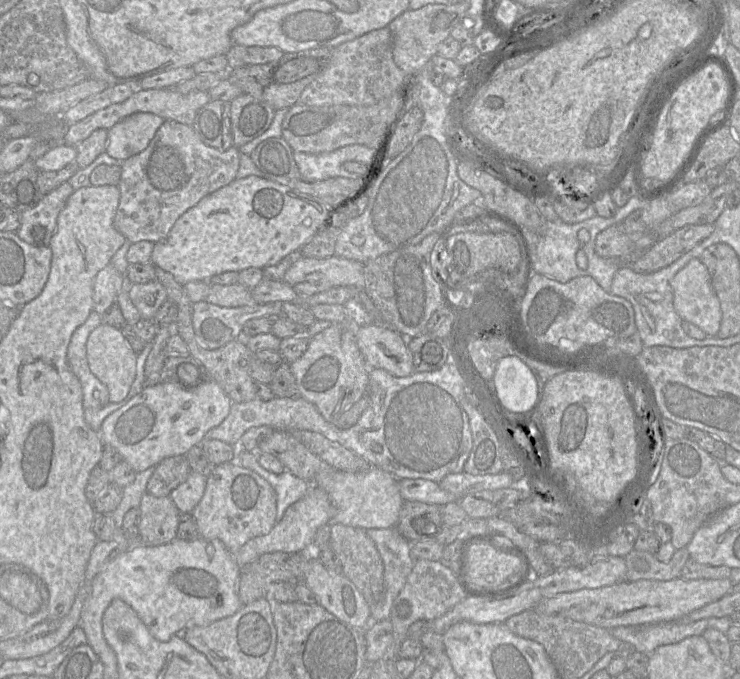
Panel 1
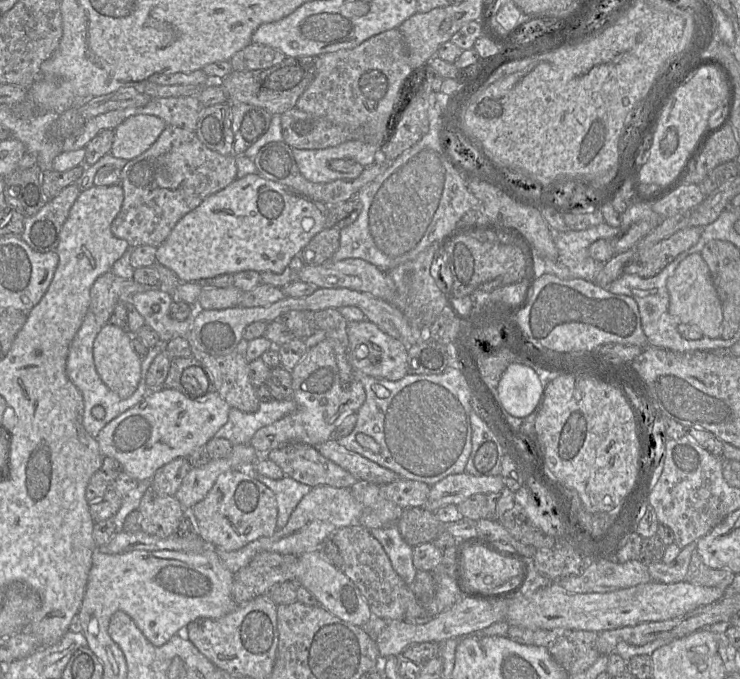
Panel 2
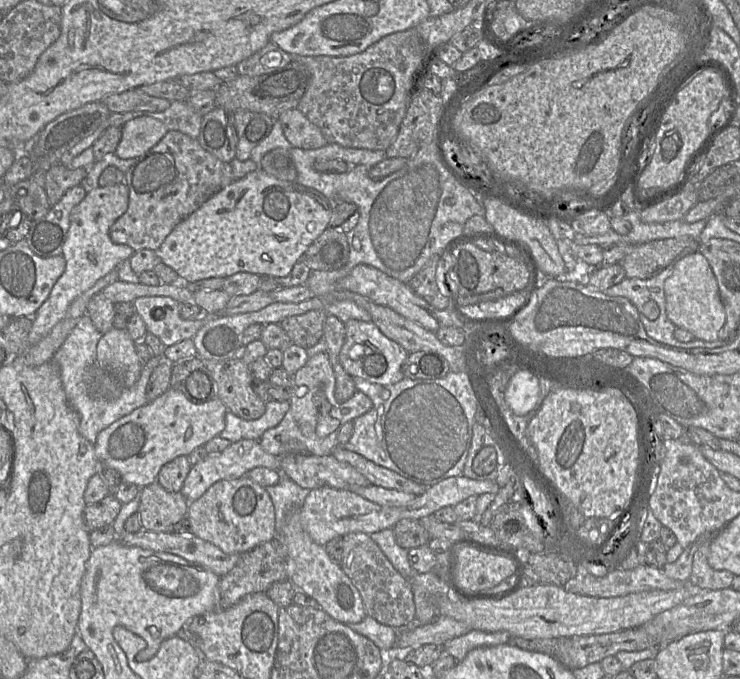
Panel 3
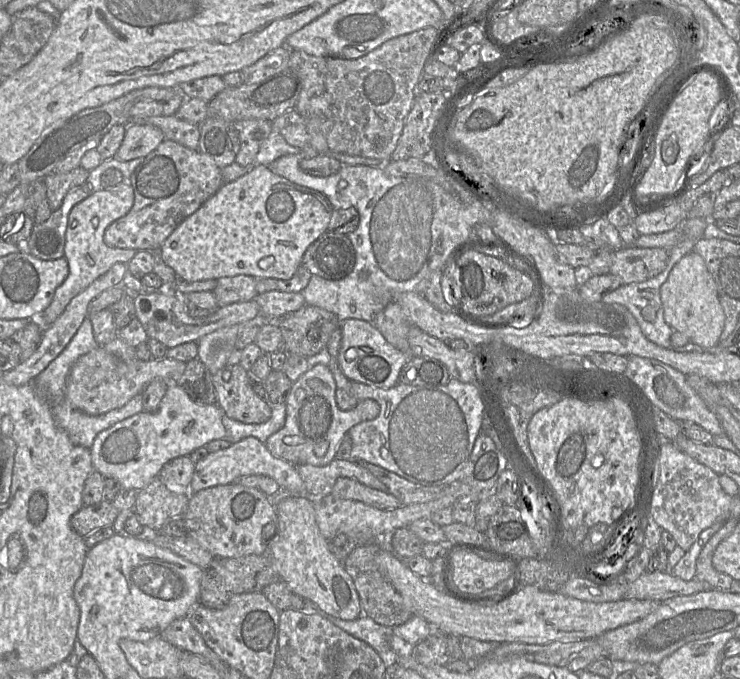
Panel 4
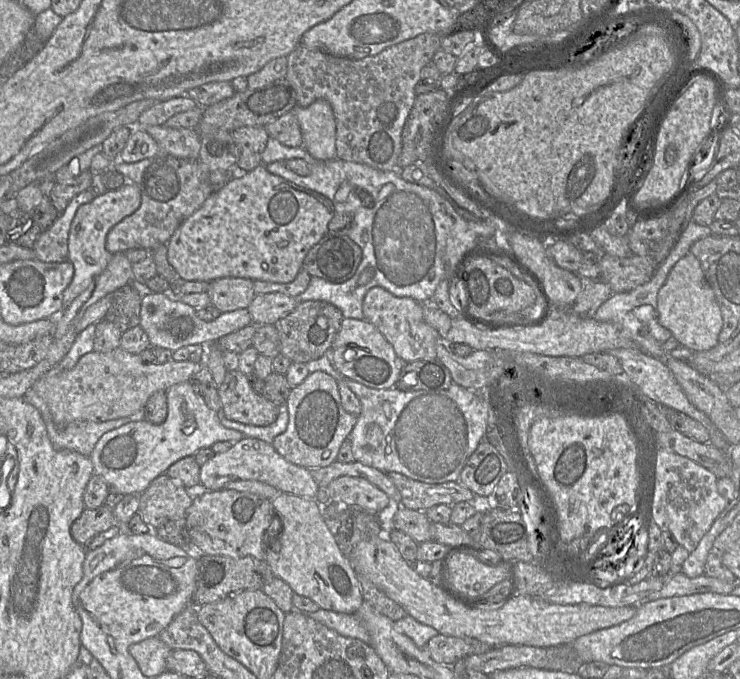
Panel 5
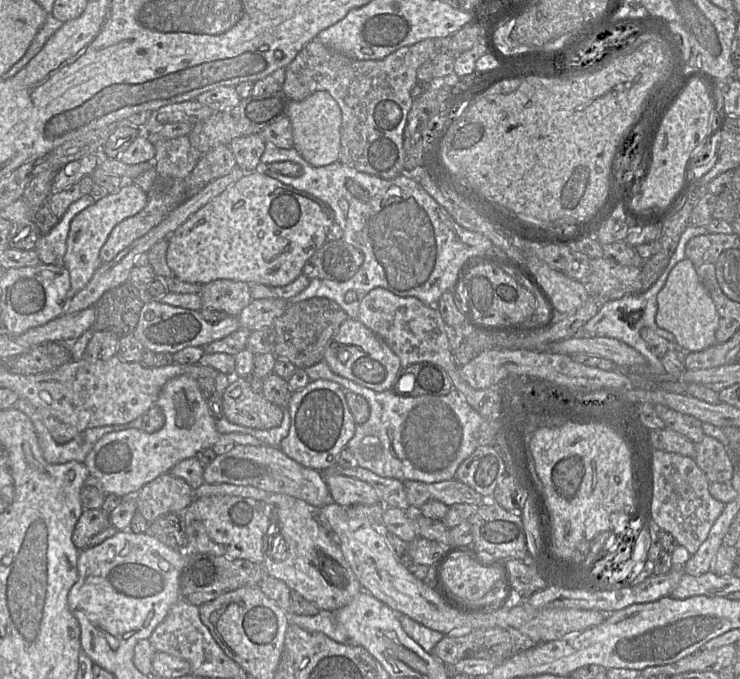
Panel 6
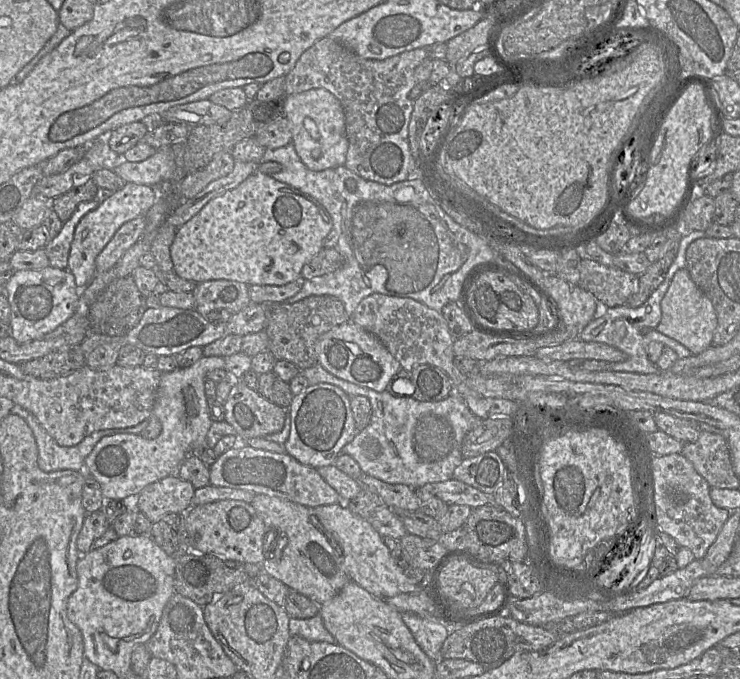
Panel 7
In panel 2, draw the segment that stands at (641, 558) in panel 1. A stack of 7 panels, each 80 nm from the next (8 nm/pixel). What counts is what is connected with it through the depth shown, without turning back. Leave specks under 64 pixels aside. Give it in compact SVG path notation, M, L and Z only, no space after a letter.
M697 541L681 549L678 556L670 563L654 562L647 564L651 581L671 584L685 581L691 561L691 555L696 549Z

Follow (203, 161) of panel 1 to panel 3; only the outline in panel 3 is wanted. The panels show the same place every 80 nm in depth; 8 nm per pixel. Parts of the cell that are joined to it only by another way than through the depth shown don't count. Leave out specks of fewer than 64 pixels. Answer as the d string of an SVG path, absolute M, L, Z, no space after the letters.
M169 130L148 152L132 159L137 161L125 173L125 184L129 188L128 208L110 227L109 235L114 243L128 245L134 251L141 249L157 251L165 238L182 220L234 181L230 163L219 160L203 149L197 139L179 131Z

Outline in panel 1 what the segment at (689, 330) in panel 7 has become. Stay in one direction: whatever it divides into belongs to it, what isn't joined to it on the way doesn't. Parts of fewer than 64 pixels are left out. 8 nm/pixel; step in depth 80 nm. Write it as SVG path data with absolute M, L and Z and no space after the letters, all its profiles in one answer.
M691 259L672 278L671 287L679 316L697 325L707 336L717 336L722 320L721 304L701 260Z

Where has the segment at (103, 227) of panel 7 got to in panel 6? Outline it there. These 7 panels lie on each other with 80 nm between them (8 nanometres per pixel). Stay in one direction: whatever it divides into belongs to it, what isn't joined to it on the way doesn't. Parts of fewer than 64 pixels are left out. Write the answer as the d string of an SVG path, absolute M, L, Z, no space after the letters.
M136 184L124 185L117 192L108 193L79 212L71 221L64 266L70 274L71 295L83 289L102 265L100 250L112 229L126 218L139 213L147 204L147 193Z

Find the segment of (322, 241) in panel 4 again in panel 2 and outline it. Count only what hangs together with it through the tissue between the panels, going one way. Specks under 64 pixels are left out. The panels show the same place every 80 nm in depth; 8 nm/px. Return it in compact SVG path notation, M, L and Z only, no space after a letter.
M324 228L301 250L305 265L320 265L329 261L340 245L340 230Z

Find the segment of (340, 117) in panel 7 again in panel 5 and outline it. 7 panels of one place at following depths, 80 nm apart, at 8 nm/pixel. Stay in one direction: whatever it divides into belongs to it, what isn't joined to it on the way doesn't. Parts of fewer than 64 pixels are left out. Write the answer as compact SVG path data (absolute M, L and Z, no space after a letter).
M318 99L306 108L296 104L292 111L300 125L301 147L317 160L336 158L336 122L330 103Z

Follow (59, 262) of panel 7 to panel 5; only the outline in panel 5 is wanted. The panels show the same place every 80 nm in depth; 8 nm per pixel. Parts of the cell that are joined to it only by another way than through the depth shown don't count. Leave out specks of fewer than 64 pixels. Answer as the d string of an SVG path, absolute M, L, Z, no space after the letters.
M85 190L76 195L59 214L54 223L38 236L33 250L36 259L42 262L64 262L68 260L68 238L71 222L77 209L94 199L94 194Z

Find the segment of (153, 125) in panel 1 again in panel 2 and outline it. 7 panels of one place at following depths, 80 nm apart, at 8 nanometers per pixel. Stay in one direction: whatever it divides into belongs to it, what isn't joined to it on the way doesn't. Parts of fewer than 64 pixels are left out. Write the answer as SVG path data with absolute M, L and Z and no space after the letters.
M138 114L125 119L114 129L110 153L131 160L148 150L158 139L167 124L159 117Z

